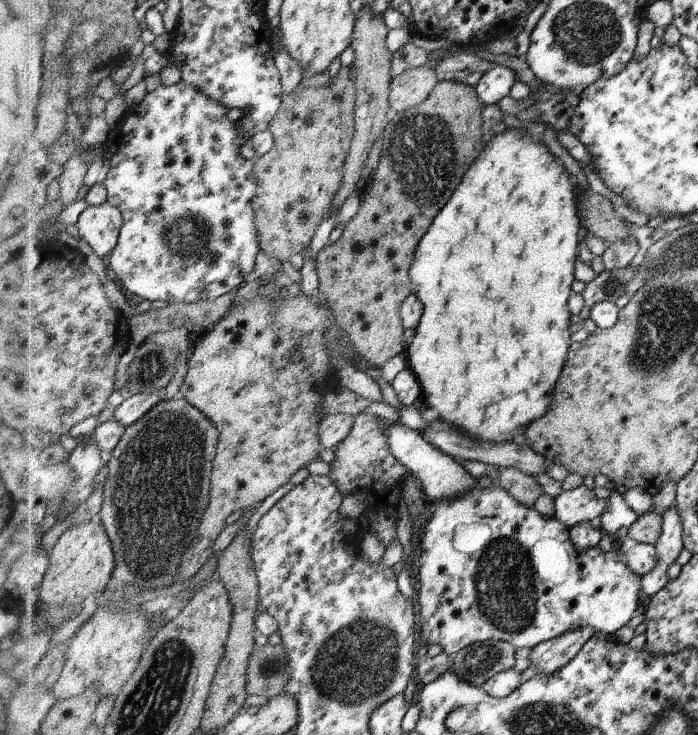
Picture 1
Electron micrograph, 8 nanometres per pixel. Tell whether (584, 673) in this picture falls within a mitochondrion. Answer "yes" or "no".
no

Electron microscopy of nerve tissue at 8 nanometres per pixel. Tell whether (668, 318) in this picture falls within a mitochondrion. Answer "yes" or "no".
yes

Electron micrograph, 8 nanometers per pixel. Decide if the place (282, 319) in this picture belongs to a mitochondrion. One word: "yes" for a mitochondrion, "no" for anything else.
yes

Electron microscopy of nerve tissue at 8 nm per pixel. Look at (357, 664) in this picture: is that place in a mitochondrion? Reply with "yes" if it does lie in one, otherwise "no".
yes

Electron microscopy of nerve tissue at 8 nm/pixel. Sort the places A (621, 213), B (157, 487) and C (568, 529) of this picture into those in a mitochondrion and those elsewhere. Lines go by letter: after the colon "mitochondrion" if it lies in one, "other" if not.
A: other
B: mitochondrion
C: other

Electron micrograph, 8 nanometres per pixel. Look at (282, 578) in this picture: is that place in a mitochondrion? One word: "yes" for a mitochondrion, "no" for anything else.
no

